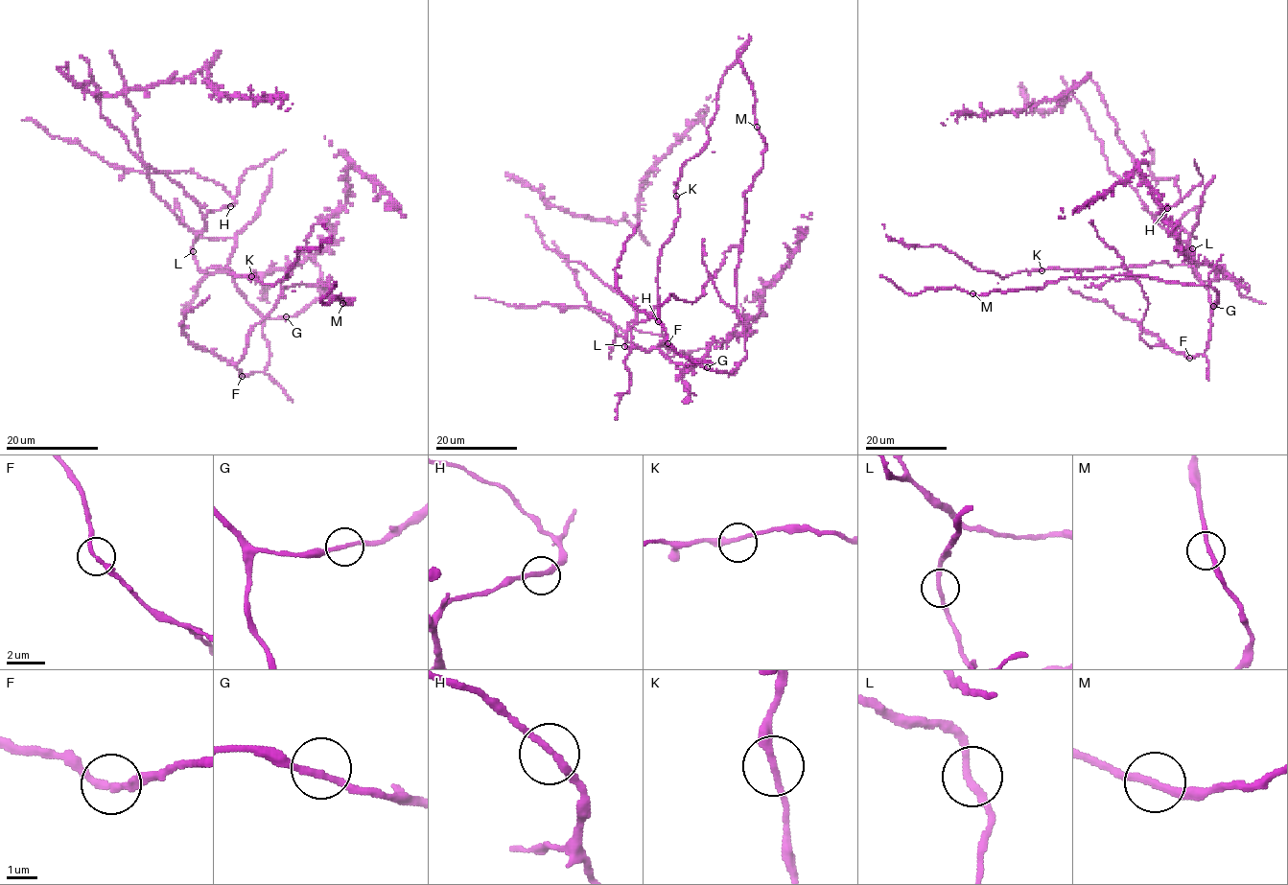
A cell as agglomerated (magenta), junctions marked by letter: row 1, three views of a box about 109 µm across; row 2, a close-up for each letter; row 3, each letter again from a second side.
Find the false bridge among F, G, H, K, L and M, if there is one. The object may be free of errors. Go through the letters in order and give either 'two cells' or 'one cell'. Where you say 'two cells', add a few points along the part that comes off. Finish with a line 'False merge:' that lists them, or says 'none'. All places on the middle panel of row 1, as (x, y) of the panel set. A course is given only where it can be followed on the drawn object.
F: one cell
G: one cell
H: one cell
K: one cell
L: one cell
M: one cell
False merge: none

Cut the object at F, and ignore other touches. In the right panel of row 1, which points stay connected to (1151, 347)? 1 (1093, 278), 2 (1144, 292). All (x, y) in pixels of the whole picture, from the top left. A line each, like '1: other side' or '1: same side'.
1: other side
2: same side

